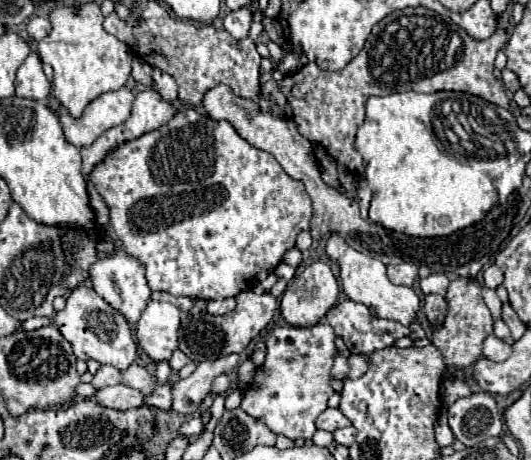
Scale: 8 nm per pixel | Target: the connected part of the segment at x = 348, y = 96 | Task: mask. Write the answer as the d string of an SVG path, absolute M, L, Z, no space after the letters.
M421 7L401 9L373 27L363 51L343 69L327 71L319 69L315 63L307 63L297 73L285 75L283 81L271 79L263 83L261 93L273 99L275 117L293 117L305 139L323 145L325 151L353 175L363 175L365 165L353 141L355 131L363 123L365 103L371 95L389 95L397 91L463 91L507 109L509 99L503 83L493 75L493 61L497 51L505 47L509 29L511 15L501 13L497 15L495 33L485 41L475 41L447 15Z

